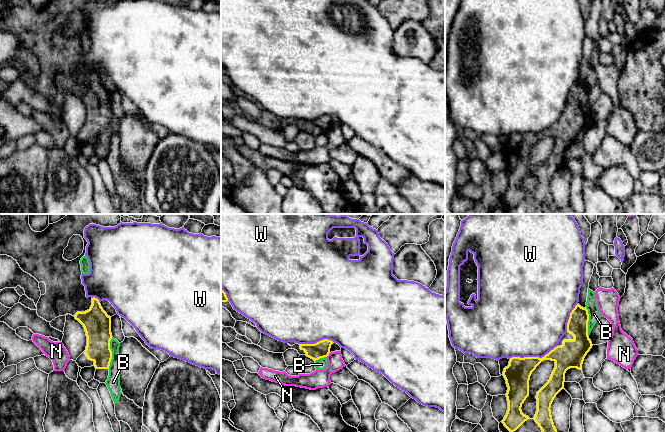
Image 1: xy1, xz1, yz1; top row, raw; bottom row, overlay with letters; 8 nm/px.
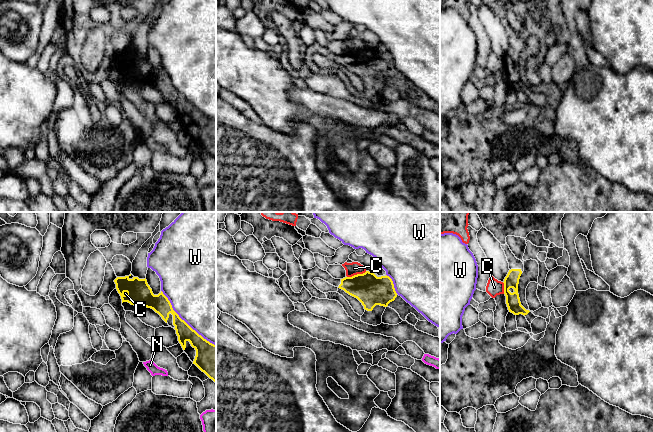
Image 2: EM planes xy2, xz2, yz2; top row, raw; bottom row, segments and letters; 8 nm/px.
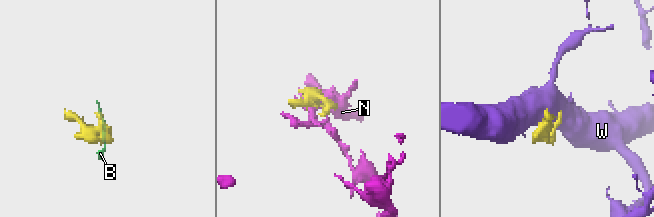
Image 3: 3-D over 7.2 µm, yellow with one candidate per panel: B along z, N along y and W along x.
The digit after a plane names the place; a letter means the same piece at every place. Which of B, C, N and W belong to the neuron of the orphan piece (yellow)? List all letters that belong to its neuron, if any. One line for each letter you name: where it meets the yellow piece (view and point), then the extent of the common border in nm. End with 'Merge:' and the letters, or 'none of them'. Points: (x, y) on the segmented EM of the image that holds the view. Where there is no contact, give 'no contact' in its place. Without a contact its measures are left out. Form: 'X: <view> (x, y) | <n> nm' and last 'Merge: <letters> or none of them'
Merge: none of them

